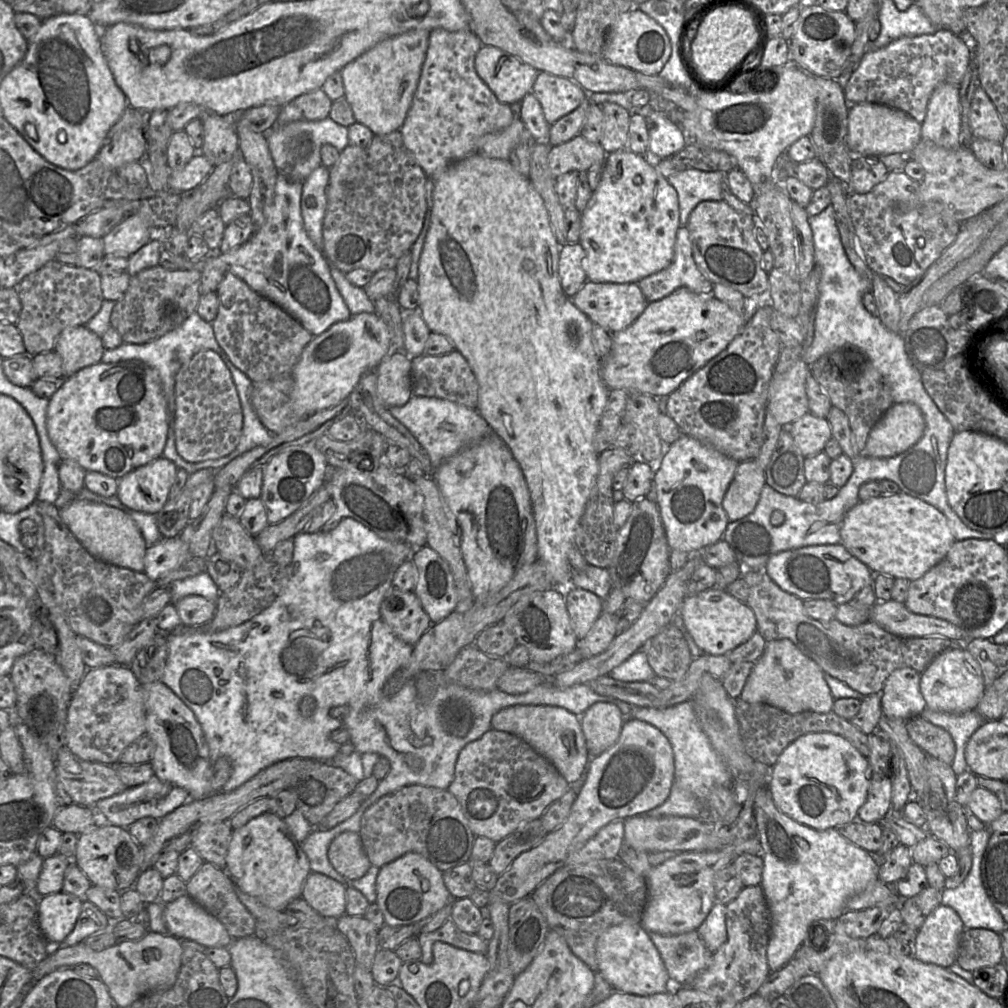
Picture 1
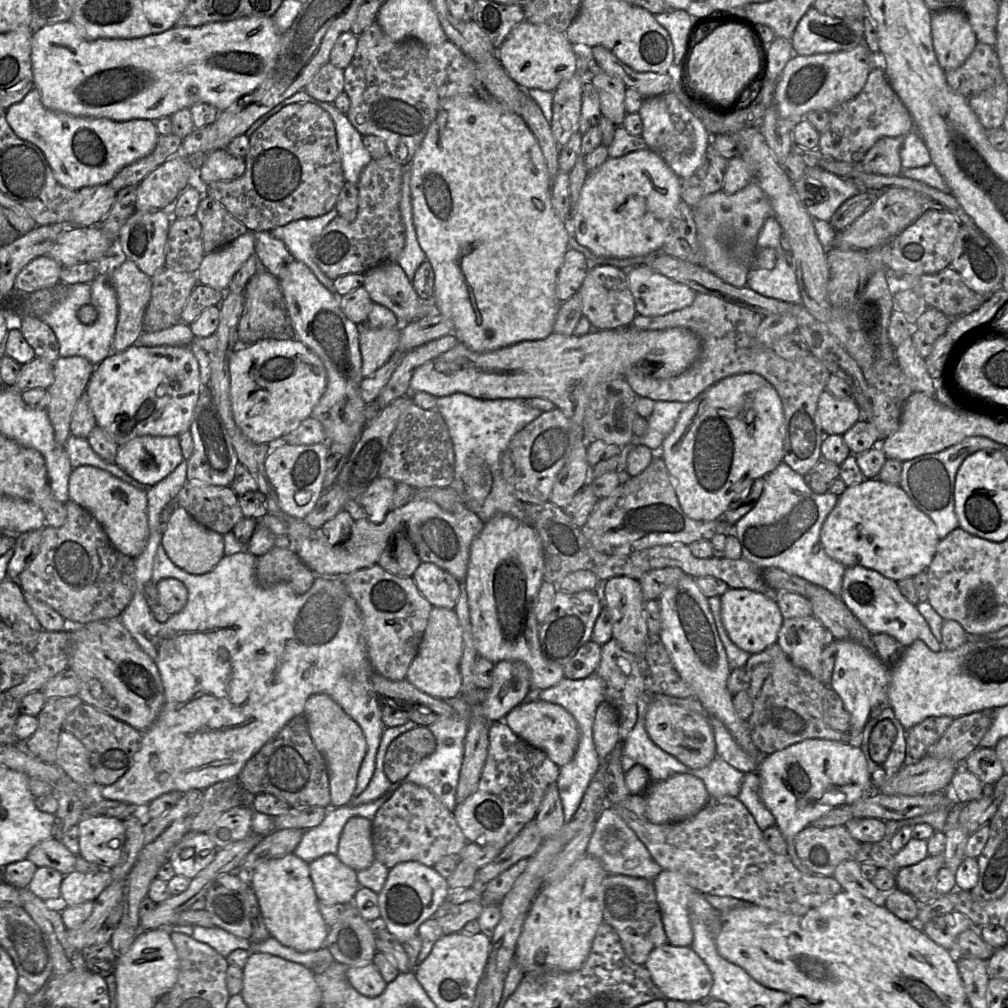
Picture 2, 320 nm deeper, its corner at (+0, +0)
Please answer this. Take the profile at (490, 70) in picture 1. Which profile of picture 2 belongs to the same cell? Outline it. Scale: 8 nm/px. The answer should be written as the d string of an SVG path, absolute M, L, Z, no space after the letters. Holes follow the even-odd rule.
M523 20L516 25L502 45L496 49L500 63L510 78L523 90L532 88L554 92L562 80L569 79L577 69L577 54L565 32L558 32L545 24L533 24Z

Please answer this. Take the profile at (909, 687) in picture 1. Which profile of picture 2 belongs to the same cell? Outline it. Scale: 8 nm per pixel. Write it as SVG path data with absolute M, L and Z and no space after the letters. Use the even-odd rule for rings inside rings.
M864 566L846 568L839 598L871 634L886 633L895 638L903 648L916 640L922 640L933 652L943 649L916 605L901 594L898 583L873 569Z

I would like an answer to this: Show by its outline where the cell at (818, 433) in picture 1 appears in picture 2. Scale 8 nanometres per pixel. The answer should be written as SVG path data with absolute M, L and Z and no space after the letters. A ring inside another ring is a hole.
M826 390L819 396L817 415L825 435L843 435L862 418L852 397L839 399Z

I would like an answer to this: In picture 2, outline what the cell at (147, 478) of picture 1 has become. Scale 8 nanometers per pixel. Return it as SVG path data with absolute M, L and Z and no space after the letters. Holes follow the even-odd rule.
M140 436L118 446L115 463L138 482L152 486L184 459L178 436Z

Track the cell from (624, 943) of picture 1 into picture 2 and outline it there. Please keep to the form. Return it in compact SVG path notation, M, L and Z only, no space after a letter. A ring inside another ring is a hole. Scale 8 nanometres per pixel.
M669 944L659 946L651 951L644 966L666 1000L693 1003L704 1002L709 998L713 984L711 972L691 946L679 947Z

